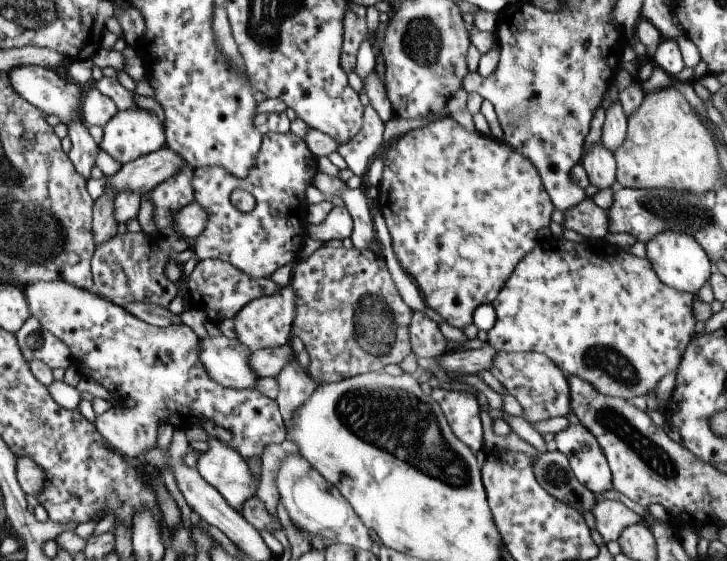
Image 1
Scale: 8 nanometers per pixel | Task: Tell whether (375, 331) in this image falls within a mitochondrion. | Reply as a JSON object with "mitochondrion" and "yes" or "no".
{"mitochondrion":"yes"}

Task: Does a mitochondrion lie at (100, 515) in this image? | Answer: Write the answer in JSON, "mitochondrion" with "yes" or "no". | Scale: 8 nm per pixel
{"mitochondrion":"no"}

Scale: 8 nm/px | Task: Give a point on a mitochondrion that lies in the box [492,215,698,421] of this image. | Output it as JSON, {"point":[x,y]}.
{"point":[606,360]}

